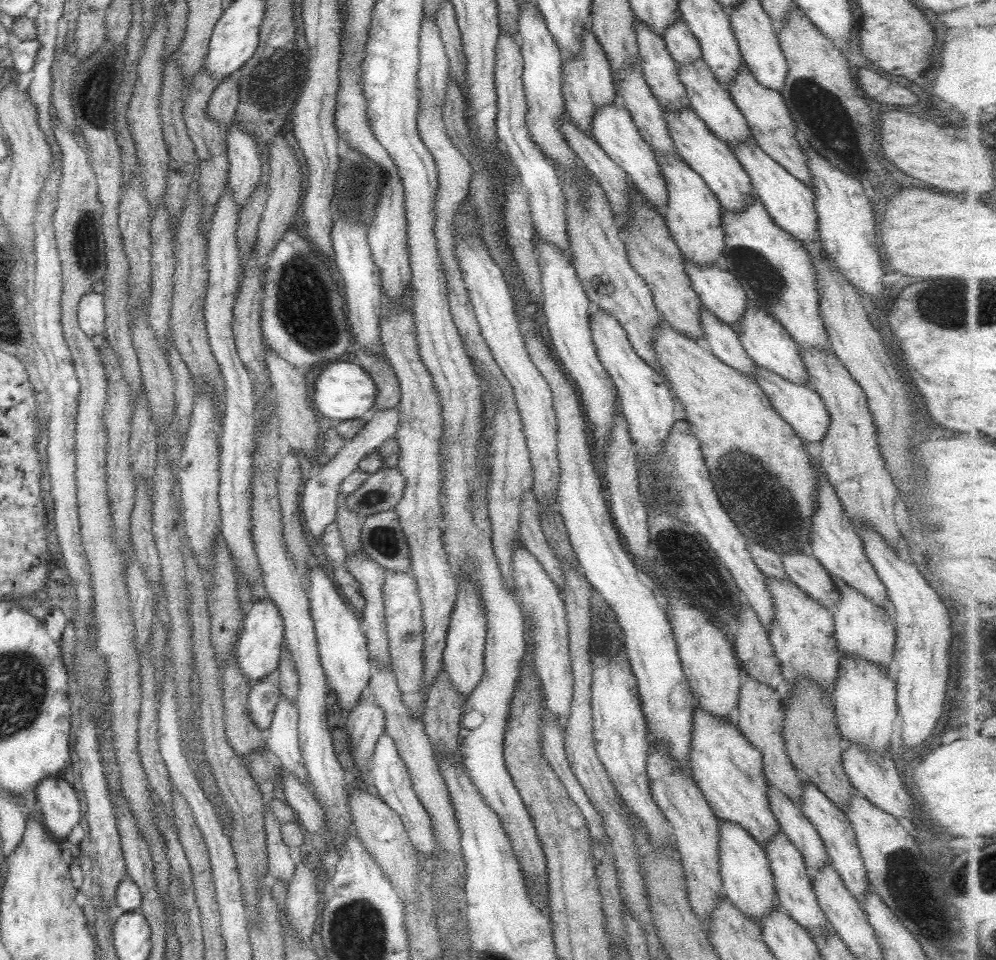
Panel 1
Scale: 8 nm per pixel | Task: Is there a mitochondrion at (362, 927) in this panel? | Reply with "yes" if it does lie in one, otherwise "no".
yes

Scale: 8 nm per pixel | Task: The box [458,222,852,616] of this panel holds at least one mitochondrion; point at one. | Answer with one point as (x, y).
(682, 553)

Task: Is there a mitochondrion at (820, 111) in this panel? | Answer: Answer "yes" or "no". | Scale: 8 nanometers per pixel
yes

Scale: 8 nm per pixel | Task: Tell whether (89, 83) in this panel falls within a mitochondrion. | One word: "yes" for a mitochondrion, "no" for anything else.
no

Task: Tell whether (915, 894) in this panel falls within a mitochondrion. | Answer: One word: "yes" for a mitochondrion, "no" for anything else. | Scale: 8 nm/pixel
yes

